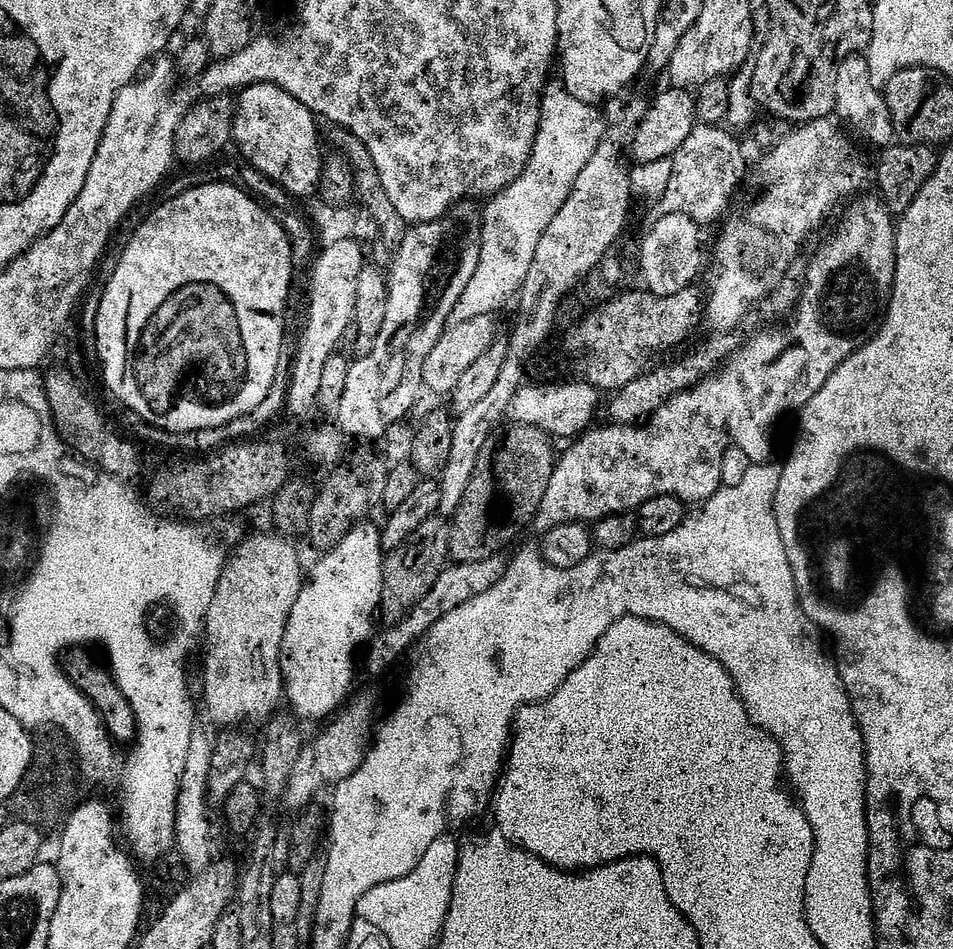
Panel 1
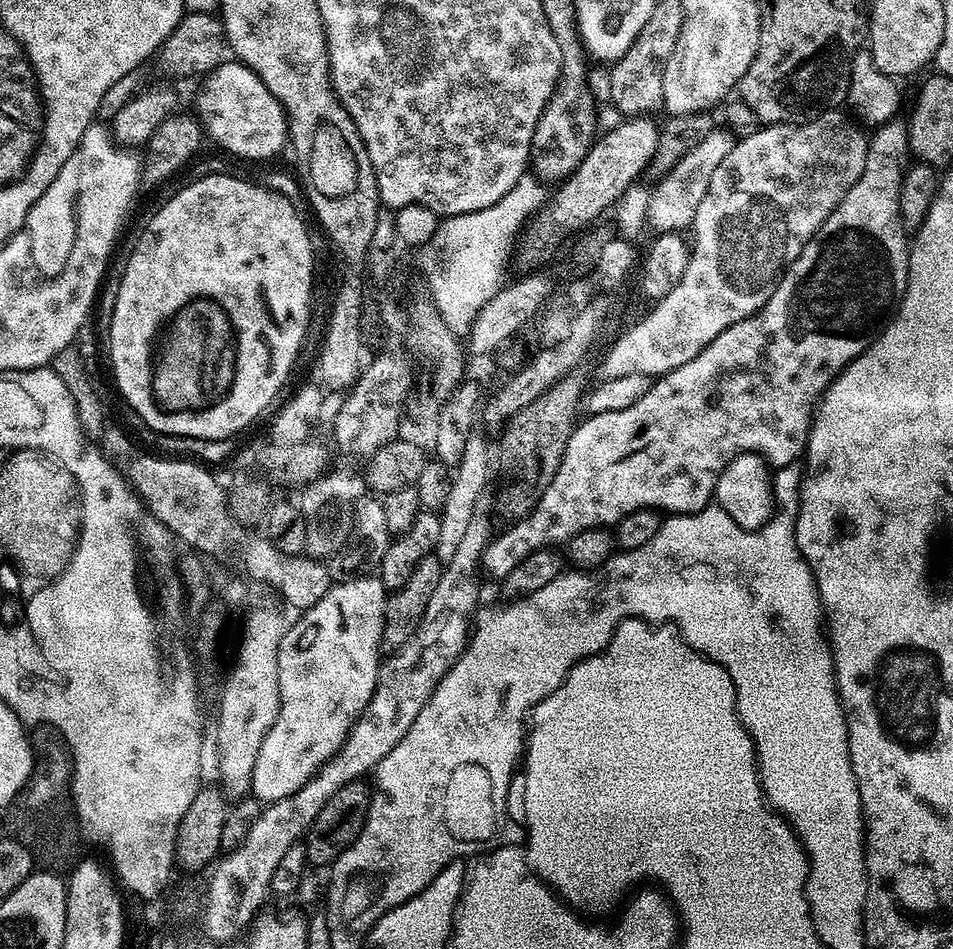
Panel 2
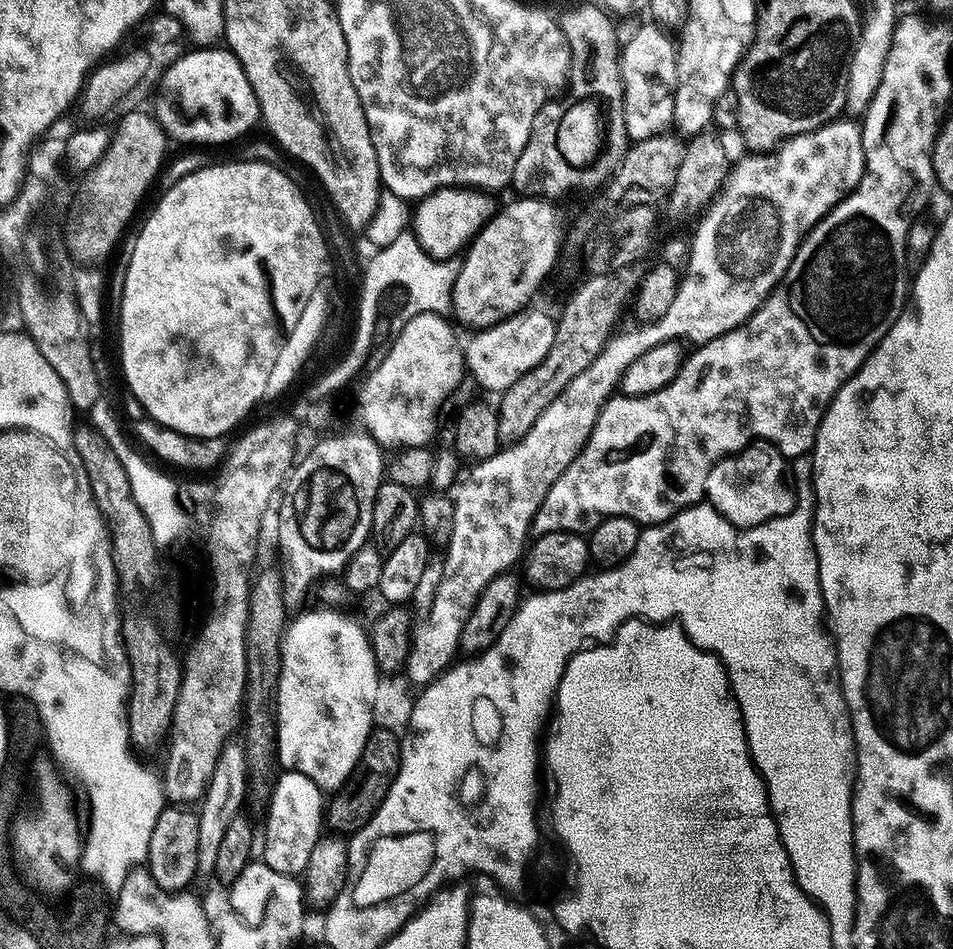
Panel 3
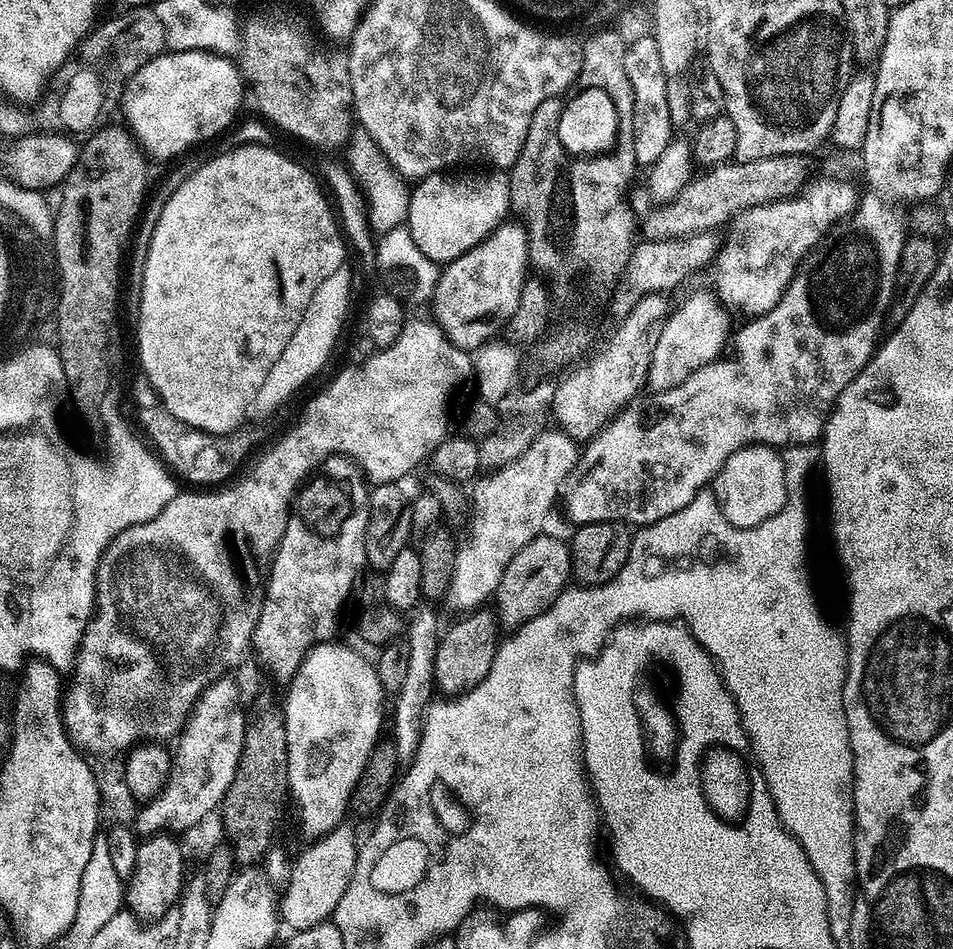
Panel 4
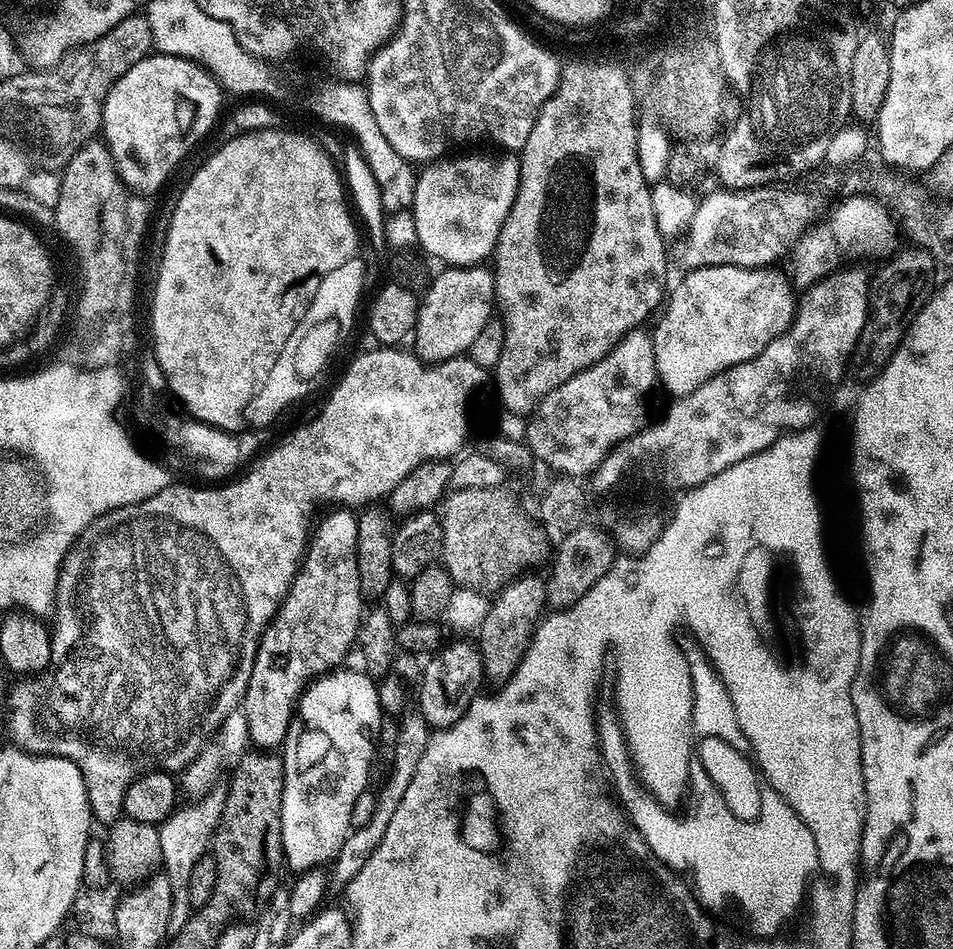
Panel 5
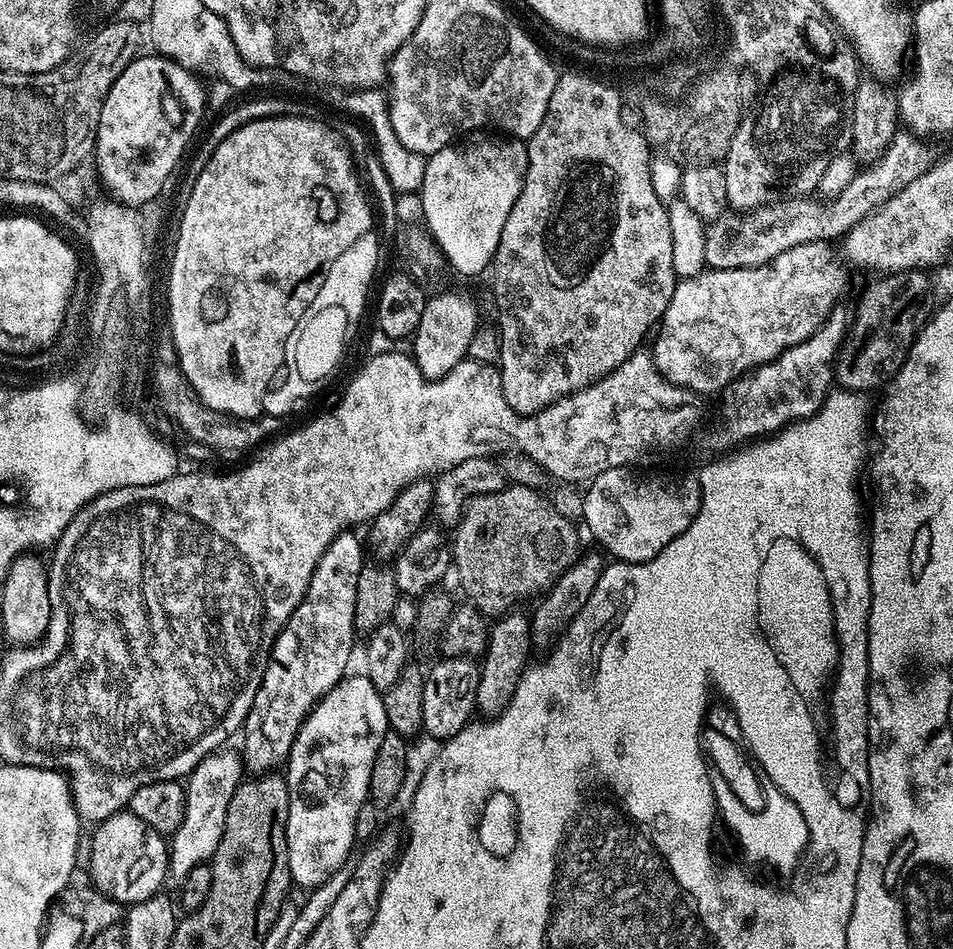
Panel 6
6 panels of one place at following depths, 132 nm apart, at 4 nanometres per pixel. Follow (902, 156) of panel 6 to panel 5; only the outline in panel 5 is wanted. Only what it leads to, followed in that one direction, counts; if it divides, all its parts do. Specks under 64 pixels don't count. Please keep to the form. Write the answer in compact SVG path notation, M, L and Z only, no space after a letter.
M763 189L753 190L719 190L720 192L712 192L705 200L701 199L697 203L694 210L694 218L690 218L690 226L685 230L683 236L675 237L670 244L670 260L673 265L680 267L681 273L693 272L699 268L706 266L738 266L739 268L762 268L774 264L774 260L778 259L780 255L789 251L790 245L795 241L796 237L800 235L802 229L813 219L812 204L803 196L802 193L796 192L793 196L787 196L784 192L764 192Z

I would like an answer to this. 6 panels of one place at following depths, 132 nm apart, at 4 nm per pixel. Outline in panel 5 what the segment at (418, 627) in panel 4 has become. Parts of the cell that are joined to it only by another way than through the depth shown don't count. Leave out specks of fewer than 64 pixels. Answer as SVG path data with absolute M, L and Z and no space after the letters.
M408 710L399 717L398 736L390 747L392 753L392 769L384 780L384 785L375 793L374 814L367 820L366 826L351 829L348 837L342 842L334 863L330 868L330 884L334 889L347 889L349 882L366 866L370 854L378 850L378 842L382 842L382 834L386 834L386 826L390 822L394 810L398 810L398 802L402 802L402 794L406 794L406 786L410 786L410 778L414 778L414 770L418 770L418 762L422 762L422 754L426 754L430 729L426 718L418 710Z

